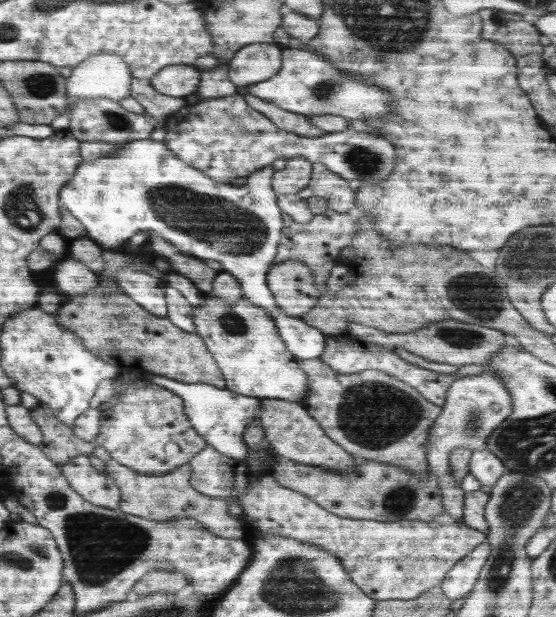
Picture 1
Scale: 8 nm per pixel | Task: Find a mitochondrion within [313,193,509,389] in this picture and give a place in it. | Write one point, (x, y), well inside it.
(477, 295)

